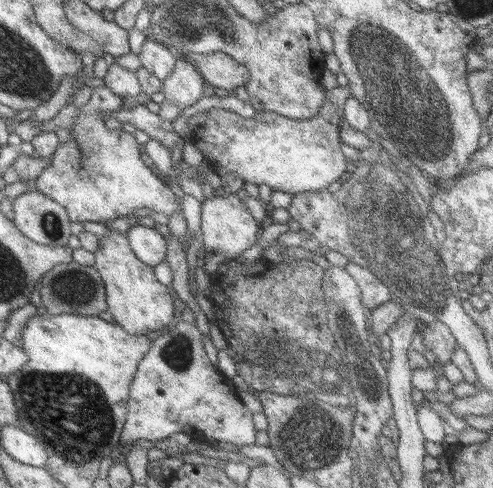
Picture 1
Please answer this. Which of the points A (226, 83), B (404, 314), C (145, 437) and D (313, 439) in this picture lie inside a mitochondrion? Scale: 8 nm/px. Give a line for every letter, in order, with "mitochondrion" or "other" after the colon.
A: other
B: other
C: other
D: mitochondrion

